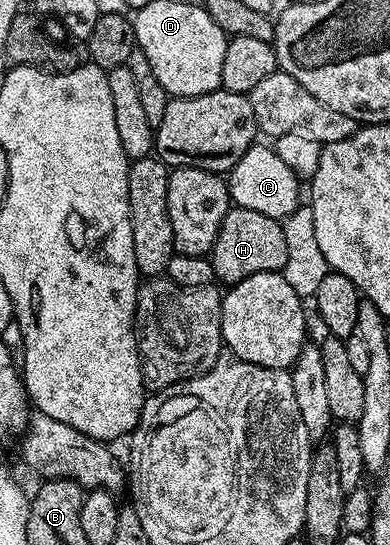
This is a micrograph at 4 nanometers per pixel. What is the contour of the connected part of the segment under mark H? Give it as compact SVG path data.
M231 207L213 244L213 276L222 286L228 287L251 275L282 272L287 257L284 227L278 218L262 215L259 211L251 211L247 207Z

